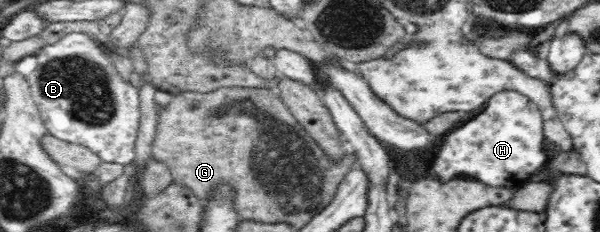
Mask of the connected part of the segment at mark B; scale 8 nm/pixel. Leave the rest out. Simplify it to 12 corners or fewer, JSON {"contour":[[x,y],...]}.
{"contour":[[71,32],[27,80],[48,133],[133,164],[138,88]]}

